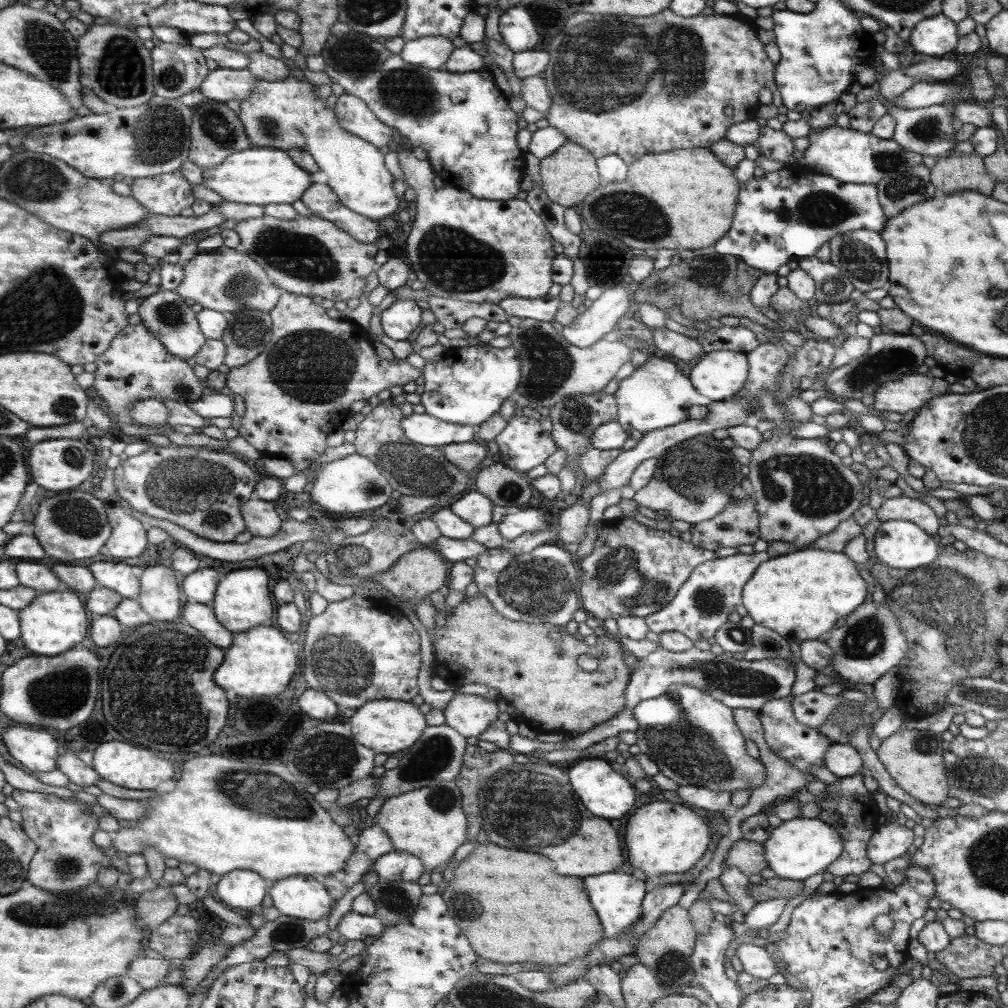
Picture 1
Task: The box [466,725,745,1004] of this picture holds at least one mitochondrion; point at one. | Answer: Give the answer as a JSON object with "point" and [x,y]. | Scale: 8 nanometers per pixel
{"point":[526,807]}

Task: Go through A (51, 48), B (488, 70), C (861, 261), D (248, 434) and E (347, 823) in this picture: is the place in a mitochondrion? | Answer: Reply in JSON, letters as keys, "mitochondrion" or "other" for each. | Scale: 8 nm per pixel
{"A":"mitochondrion","B":"other","C":"mitochondrion","D":"other","E":"other"}

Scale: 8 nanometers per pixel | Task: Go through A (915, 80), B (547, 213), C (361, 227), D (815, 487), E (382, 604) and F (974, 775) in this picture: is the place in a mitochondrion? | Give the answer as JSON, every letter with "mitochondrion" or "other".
{"A":"other","B":"other","C":"other","D":"mitochondrion","E":"other","F":"mitochondrion"}

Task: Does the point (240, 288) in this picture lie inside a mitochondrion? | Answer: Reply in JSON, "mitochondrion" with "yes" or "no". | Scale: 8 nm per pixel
{"mitochondrion":"yes"}

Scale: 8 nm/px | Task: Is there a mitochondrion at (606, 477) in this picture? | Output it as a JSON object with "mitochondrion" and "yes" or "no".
{"mitochondrion":"no"}

